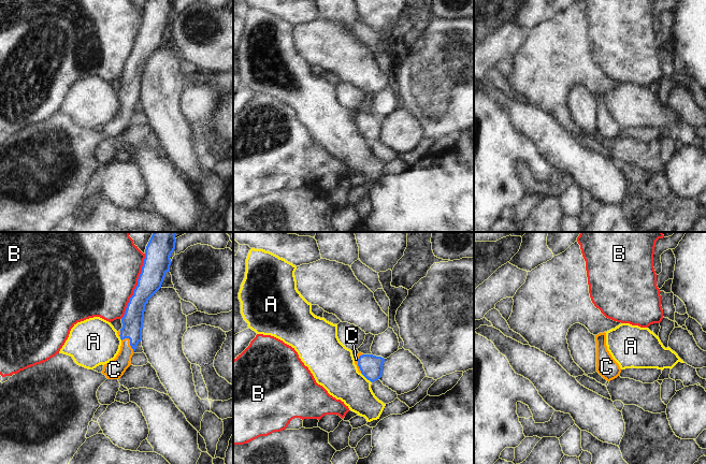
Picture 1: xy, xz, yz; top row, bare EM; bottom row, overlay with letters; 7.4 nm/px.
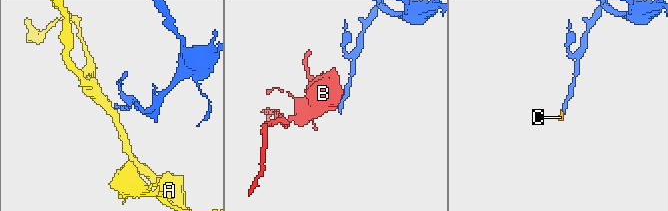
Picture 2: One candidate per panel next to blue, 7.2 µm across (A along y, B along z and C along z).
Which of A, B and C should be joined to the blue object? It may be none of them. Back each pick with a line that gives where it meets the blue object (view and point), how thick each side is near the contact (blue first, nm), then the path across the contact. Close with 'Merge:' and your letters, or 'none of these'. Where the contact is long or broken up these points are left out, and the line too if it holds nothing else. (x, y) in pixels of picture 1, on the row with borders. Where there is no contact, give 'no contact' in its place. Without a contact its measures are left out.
C: contact xy (130, 343); calibres 160 and 140 nm; way xy (132, 321), (130, 343), (123, 361), (114, 370)
Merge: C

